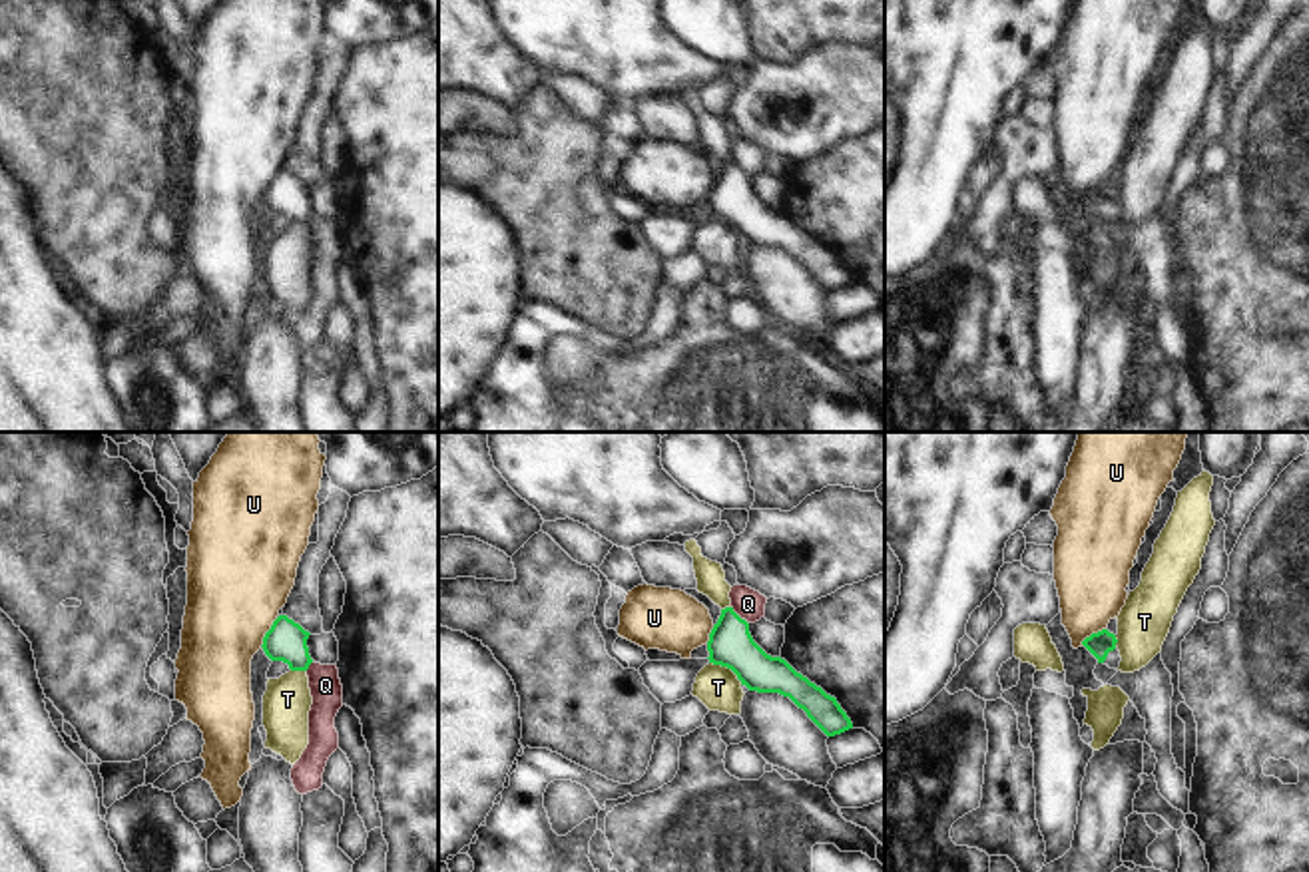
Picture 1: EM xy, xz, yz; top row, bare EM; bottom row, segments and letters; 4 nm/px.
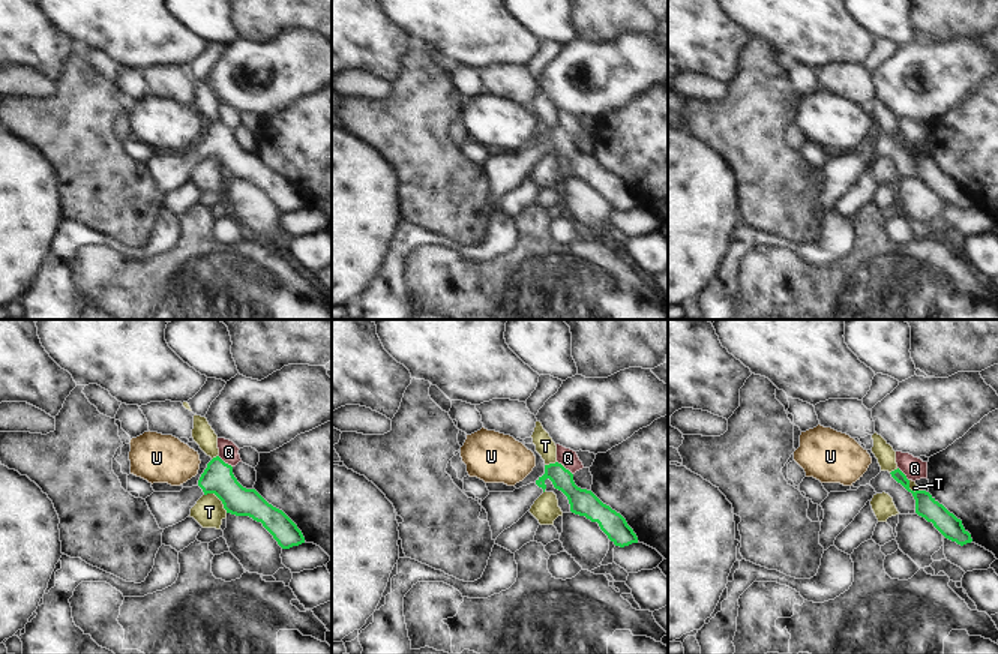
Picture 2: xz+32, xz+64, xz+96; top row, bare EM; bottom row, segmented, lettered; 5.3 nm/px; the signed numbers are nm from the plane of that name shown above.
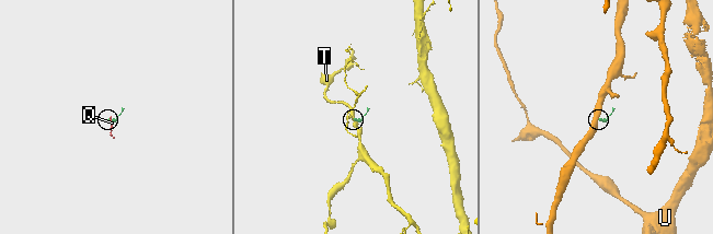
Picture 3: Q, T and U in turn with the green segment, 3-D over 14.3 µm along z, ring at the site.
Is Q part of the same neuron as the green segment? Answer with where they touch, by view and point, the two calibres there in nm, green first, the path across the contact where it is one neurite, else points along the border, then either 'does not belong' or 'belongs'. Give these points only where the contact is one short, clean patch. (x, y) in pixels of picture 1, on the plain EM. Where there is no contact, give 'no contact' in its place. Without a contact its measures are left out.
contact xz (738, 170); calibres 180 and 120 nm; border xz (732, 160), (748, 178); does not belong

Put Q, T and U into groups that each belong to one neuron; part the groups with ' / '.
Q / T / U

